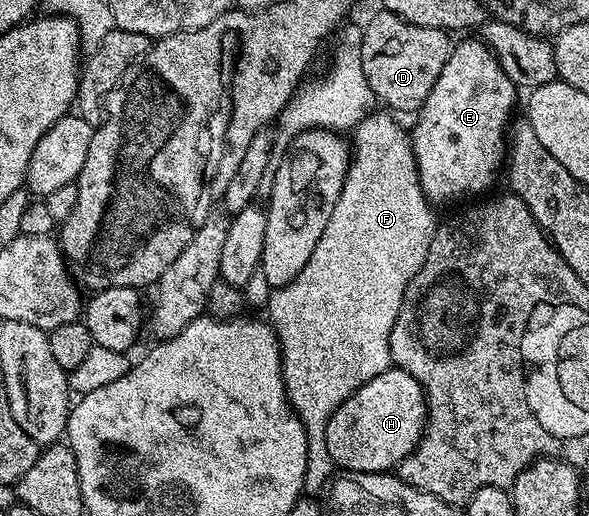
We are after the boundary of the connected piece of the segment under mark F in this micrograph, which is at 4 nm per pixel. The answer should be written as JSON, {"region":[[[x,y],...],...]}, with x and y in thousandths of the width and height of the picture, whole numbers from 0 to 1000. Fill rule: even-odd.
{"region":[[[647,215],[620,225],[598,250],[601,271],[594,326],[587,331],[570,407],[564,407],[564,422],[557,422],[557,438],[550,438],[550,453],[543,453],[543,469],[537,469],[537,484],[530,484],[523,516],[516,516],[496,547],[457,568],[455,626],[470,647],[479,680],[486,767],[520,835],[523,880],[516,953],[521,963],[538,963],[538,953],[545,955],[562,936],[570,915],[567,890],[564,880],[557,880],[553,862],[553,828],[564,802],[606,752],[618,748],[618,740],[638,733],[638,725],[652,725],[664,711],[666,632],[672,624],[672,609],[679,609],[693,547],[699,547],[713,516],[720,516],[720,500],[727,500],[727,477],[733,477],[740,440],[739,405],[713,360],[710,316],[691,250],[683,250],[667,223]]]}

